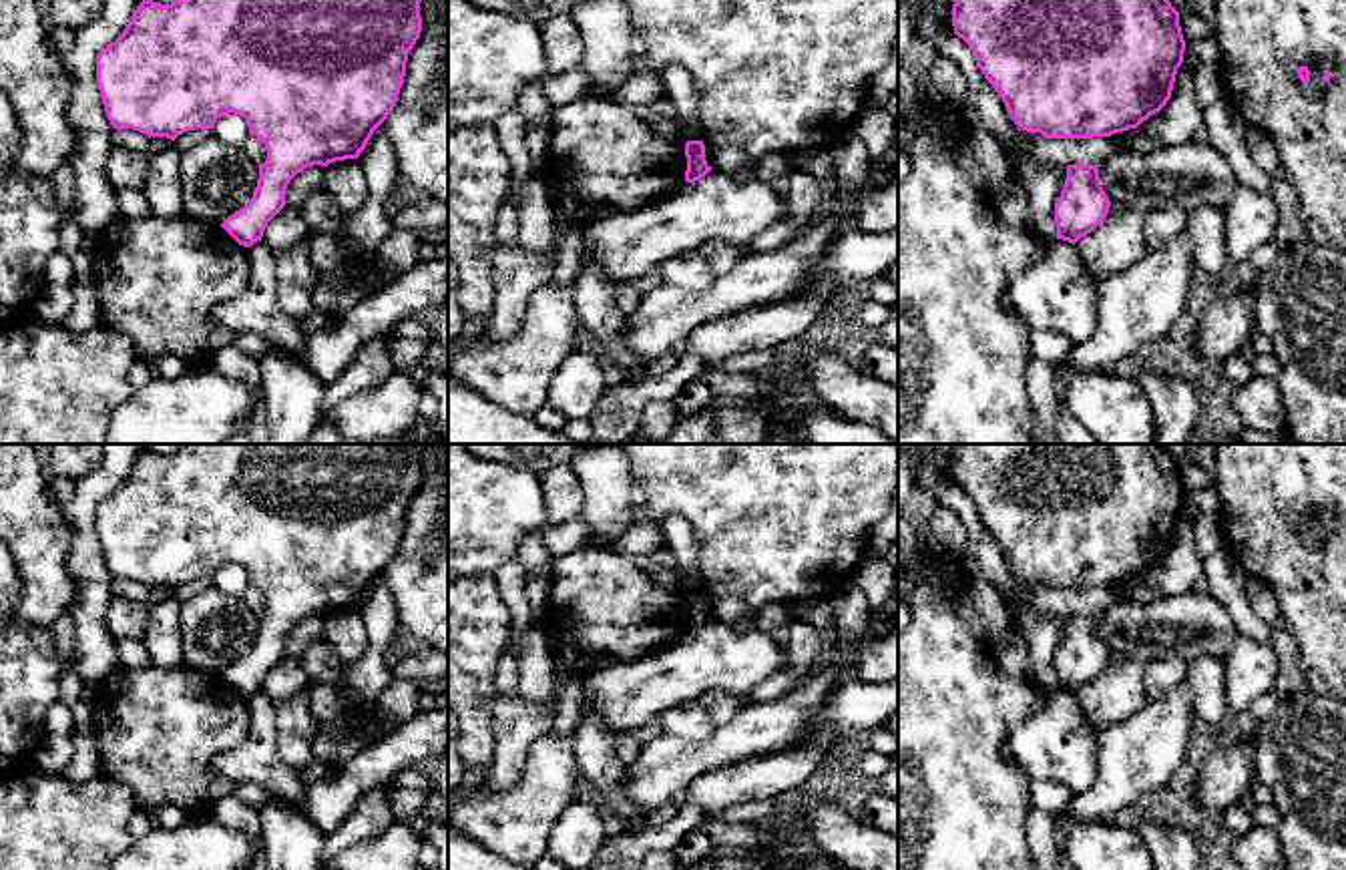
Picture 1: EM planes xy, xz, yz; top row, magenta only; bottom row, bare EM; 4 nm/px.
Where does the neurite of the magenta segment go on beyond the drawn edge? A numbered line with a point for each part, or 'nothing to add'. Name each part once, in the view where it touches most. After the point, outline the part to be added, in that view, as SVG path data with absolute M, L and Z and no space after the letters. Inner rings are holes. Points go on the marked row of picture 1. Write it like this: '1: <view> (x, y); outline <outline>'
nothing to add

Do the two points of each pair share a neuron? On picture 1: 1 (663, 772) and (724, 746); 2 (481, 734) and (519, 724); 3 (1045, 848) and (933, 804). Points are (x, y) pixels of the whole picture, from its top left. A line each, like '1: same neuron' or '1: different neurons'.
1: same neuron
2: different neurons
3: different neurons

